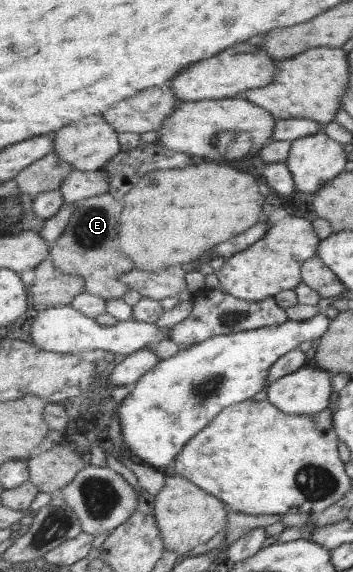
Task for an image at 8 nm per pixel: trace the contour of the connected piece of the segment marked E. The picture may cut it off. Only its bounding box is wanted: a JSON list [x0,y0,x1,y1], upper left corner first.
[50,194,136,300]

